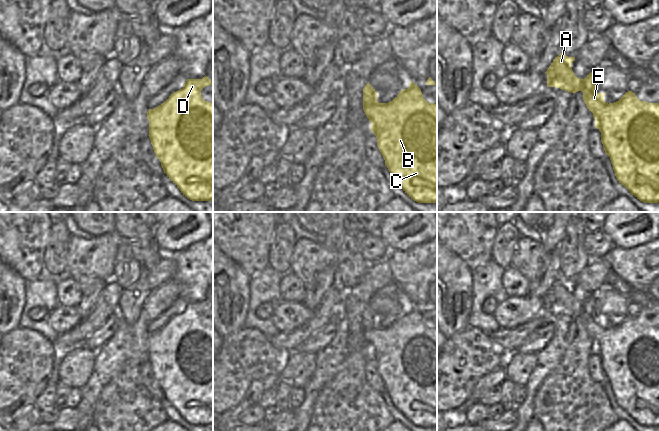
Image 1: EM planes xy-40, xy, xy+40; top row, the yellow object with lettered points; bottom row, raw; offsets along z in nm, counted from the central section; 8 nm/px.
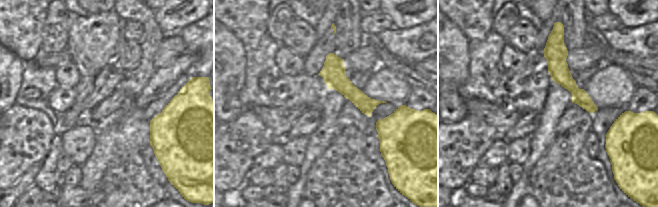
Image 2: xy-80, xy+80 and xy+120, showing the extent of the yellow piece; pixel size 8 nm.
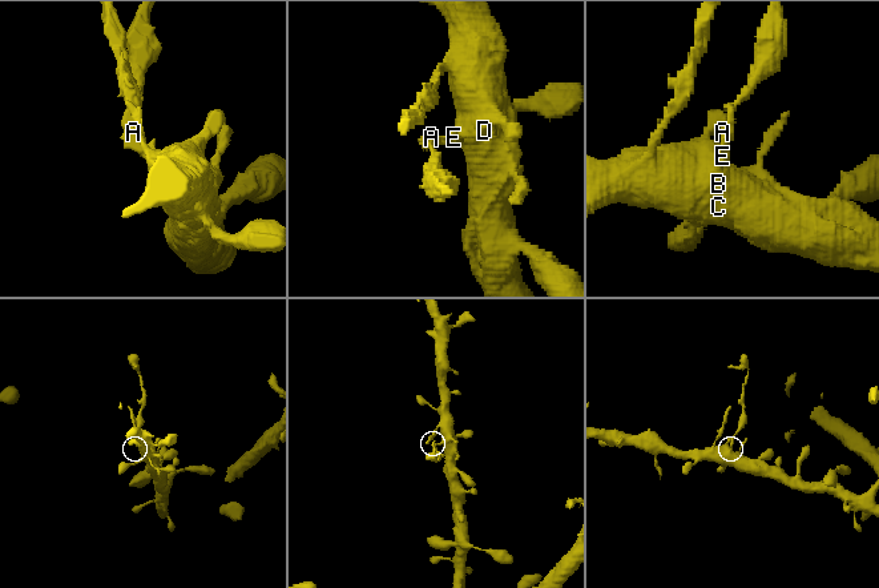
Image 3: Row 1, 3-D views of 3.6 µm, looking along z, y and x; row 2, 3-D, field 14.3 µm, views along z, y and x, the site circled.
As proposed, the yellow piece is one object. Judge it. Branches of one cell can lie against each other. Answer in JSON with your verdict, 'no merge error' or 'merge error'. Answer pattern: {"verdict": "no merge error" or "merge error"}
{"verdict": "merge error"}

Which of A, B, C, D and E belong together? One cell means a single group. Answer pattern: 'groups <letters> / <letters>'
groups A E / B C D

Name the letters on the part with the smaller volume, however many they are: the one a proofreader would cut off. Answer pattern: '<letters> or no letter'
A, E

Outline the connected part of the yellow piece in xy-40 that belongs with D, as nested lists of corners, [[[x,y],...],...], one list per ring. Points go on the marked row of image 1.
[[[206,75],[202,79],[187,79],[182,89],[147,112],[148,136],[164,173],[192,201],[213,201],[213,104],[204,101],[201,96],[201,90],[208,85],[212,82]]]

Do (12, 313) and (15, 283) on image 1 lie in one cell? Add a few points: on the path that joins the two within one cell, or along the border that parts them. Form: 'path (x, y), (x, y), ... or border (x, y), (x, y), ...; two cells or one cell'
path (12, 306), (12, 290); one cell

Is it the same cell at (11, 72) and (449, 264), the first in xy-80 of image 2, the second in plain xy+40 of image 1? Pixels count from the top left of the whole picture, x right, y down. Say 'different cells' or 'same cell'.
same cell

